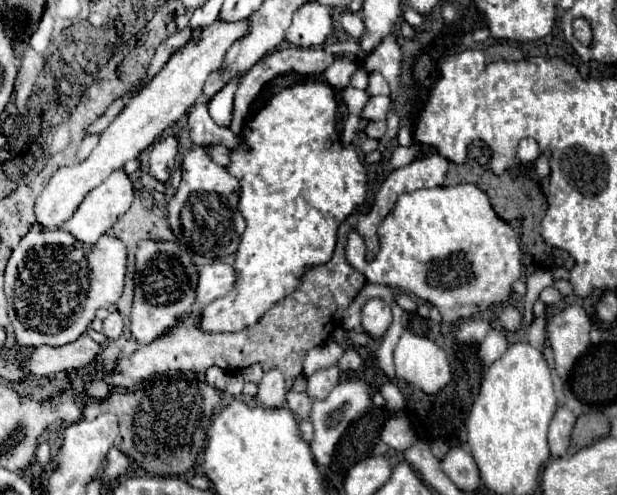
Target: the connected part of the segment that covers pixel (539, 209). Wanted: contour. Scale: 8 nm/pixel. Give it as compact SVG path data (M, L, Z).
M470 159L466 165L454 165L450 163L450 171L446 175L446 183L444 185L460 185L460 183L474 183L476 187L480 187L488 197L490 197L490 203L494 207L494 211L502 217L502 219L514 219L522 221L522 241L524 241L524 247L526 251L532 255L534 263L540 265L540 267L548 267L548 269L554 269L554 267L572 267L572 257L558 249L558 247L552 247L552 245L546 245L542 241L542 235L540 235L540 223L542 223L542 217L546 213L546 201L544 197L538 199L536 197L536 191L538 191L538 183L532 181L532 177L528 175L510 175L510 173L504 173L504 175L494 175L486 169L482 169L482 165L476 161L476 159Z

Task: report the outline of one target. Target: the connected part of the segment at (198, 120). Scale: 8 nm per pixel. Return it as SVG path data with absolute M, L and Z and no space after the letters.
M196 103L188 113L188 127L194 145L224 145L230 149L244 147L242 137L234 135L226 127L218 127L208 115L208 107L204 103Z

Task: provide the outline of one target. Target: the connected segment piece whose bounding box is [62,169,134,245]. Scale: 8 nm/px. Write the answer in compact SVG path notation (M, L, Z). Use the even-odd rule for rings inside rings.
M116 169L116 171L112 171L112 175L102 185L98 185L96 189L92 189L84 197L78 211L62 225L62 229L72 233L78 241L82 241L86 245L94 245L98 241L98 237L102 237L116 223L116 219L130 209L132 201L134 201L132 181L124 169Z

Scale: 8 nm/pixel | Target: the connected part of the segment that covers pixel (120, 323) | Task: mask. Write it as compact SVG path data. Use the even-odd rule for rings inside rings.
M118 311L110 313L110 315L104 319L102 331L104 331L104 335L106 335L108 339L118 339L118 337L122 335L122 331L124 331L124 317L122 317Z

